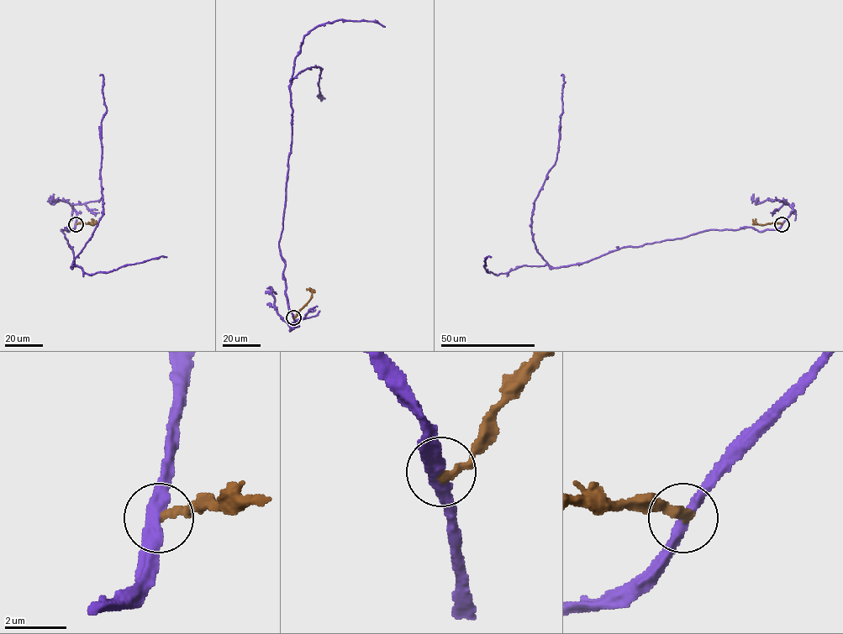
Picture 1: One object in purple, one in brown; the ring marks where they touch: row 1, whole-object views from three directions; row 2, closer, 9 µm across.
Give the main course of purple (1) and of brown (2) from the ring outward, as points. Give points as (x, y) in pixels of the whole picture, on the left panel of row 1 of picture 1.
1: (76, 224), (60, 230), (72, 250), (71, 268), (103, 208), (101, 119), (107, 107), (100, 75)
2: (76, 224), (92, 225), (91, 219)

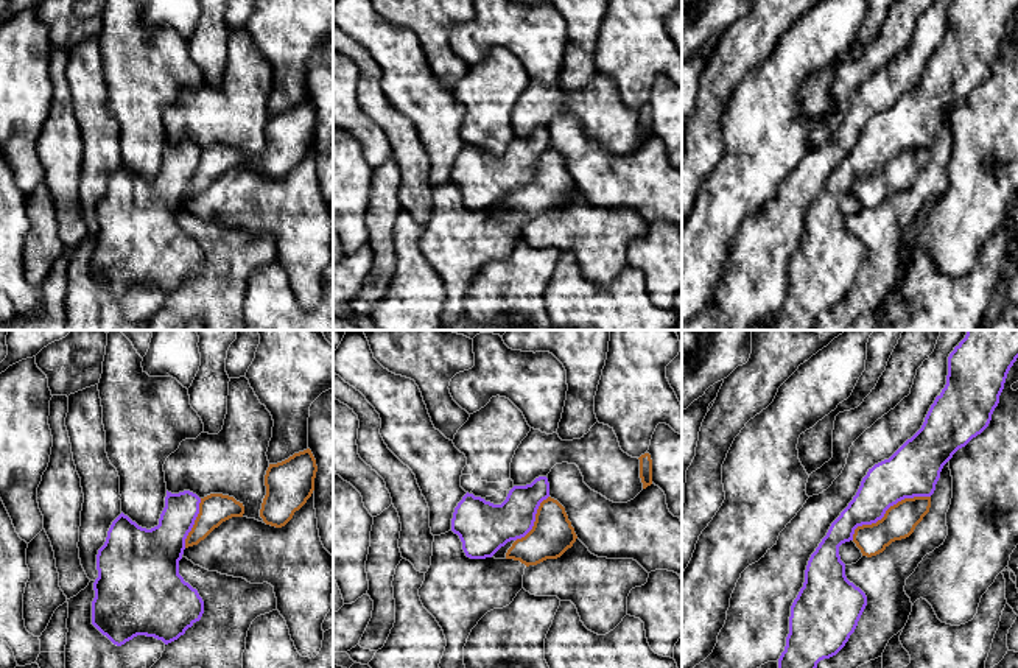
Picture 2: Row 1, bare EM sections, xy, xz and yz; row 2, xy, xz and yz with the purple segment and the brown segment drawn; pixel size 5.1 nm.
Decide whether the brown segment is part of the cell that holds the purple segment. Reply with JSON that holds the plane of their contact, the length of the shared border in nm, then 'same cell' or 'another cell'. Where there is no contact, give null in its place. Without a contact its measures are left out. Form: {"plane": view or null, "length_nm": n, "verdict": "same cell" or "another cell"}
{"plane": "yz", "length_nm": 460, "verdict": "another cell"}

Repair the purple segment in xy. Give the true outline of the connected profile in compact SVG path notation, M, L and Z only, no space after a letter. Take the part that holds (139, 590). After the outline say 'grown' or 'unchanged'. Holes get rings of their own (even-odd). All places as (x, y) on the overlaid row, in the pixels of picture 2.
M167 490L157 526L142 528L123 512L112 522L97 554L92 624L114 645L137 635L168 645L201 620L204 601L179 575L199 503L190 490Z; unchanged

